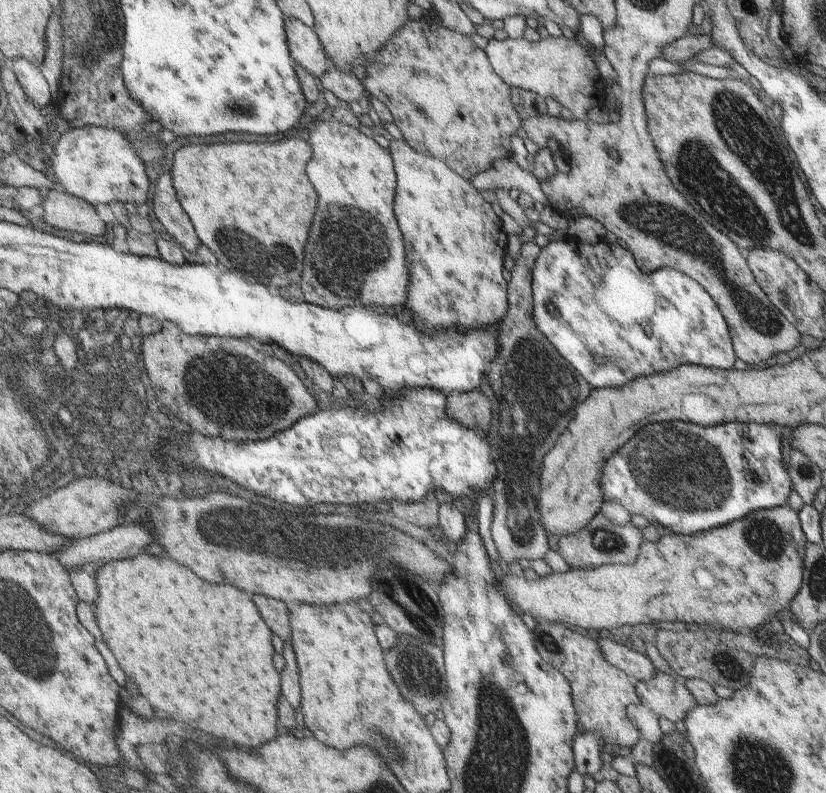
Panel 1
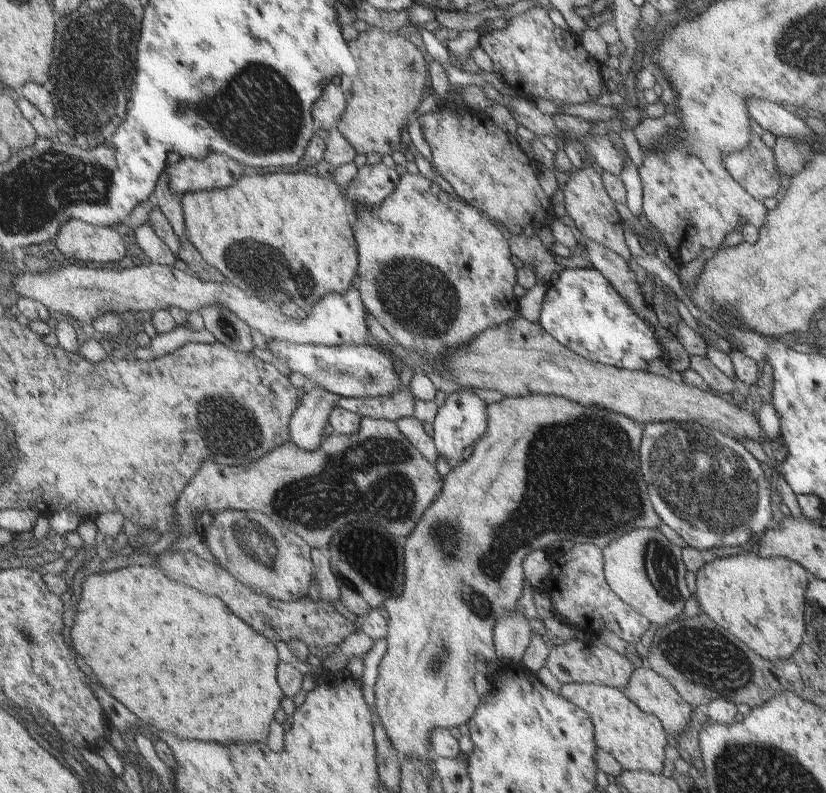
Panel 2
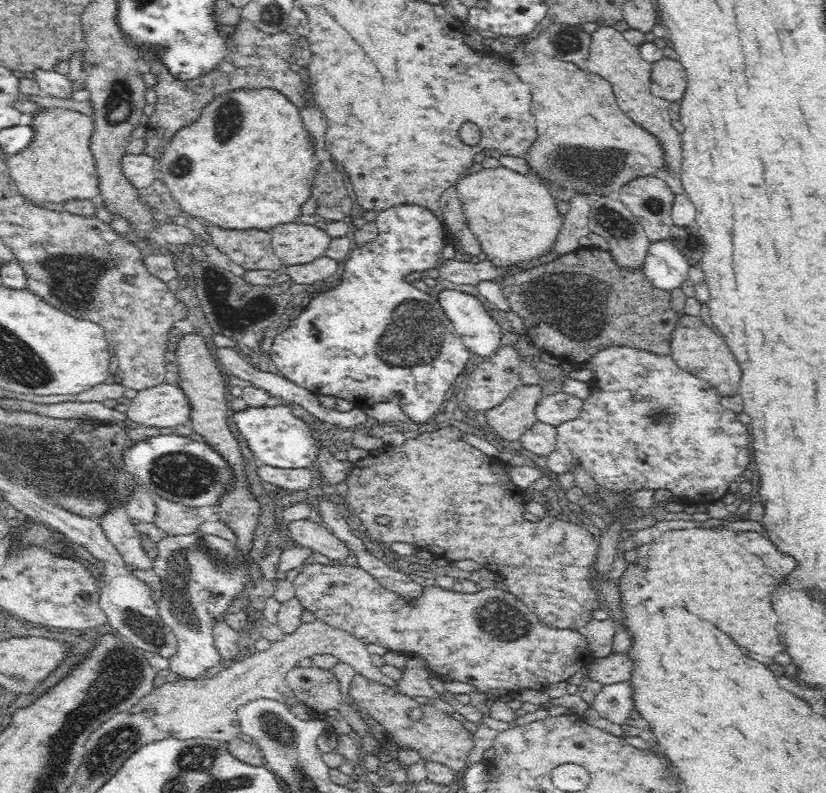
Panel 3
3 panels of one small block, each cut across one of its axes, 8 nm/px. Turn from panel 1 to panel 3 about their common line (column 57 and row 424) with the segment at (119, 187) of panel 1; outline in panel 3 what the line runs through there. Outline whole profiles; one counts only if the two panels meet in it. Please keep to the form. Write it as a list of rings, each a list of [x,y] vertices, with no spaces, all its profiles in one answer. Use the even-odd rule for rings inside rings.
[[[160,382],[138,390],[136,397],[124,407],[127,418],[144,427],[164,429],[187,425],[191,419],[191,404],[180,387]]]

